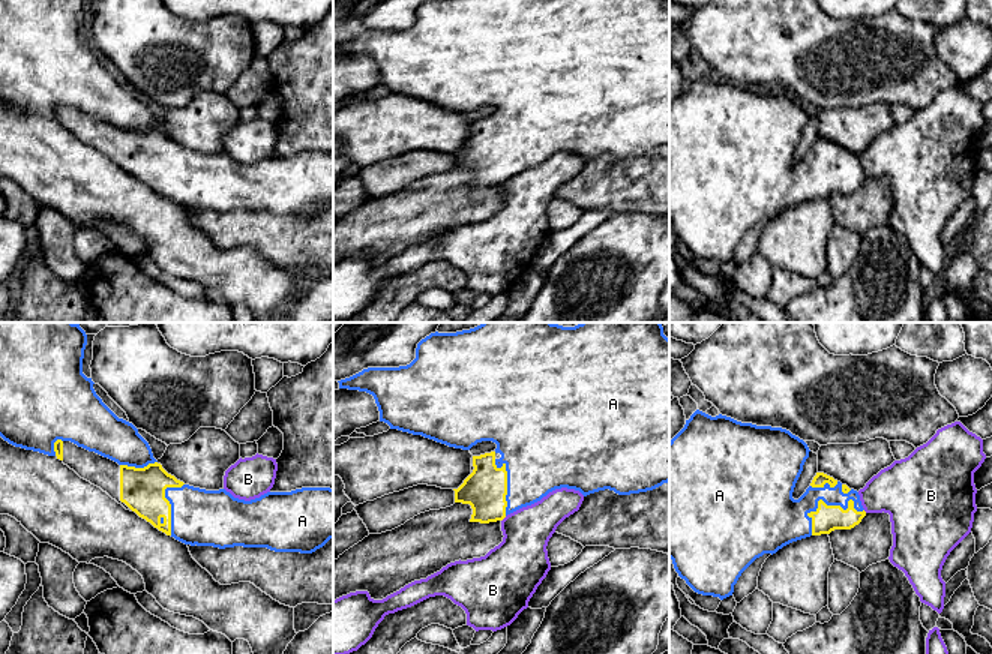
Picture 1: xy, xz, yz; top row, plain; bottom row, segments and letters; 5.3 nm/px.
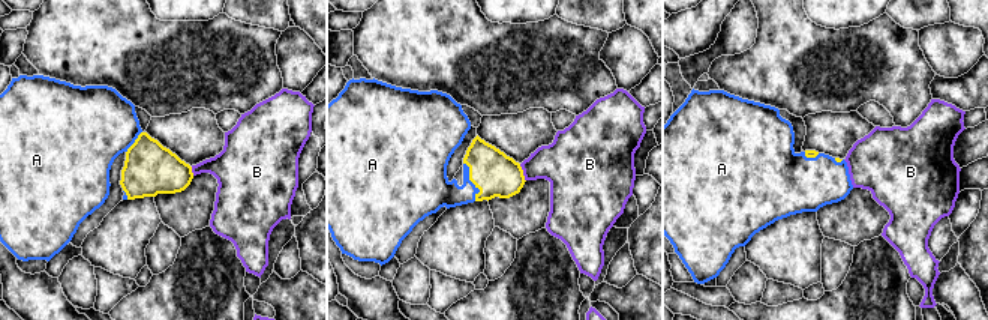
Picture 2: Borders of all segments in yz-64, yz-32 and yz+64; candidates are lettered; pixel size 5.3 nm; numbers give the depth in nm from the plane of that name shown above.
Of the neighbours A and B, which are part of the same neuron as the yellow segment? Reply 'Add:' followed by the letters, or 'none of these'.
Add: A

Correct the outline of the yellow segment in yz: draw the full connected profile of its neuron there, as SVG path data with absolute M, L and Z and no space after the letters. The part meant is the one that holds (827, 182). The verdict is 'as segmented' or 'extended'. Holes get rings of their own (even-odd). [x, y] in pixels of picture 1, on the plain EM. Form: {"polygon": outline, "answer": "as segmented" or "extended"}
{"polygon": "M696 74L684 92L669 105L669 222L672 224L674 232L681 243L698 258L719 261L720 264L732 260L734 249L737 248L741 237L764 218L776 218L783 210L810 201L830 198L834 194L851 194L861 186L866 176L861 170L860 159L857 154L849 153L846 148L834 144L833 141L816 136L810 150L798 162L792 162L795 147L803 135L803 129L809 122L807 108L789 94L771 90L756 90L752 87L741 87L726 80L711 81Z", "answer": "extended"}

